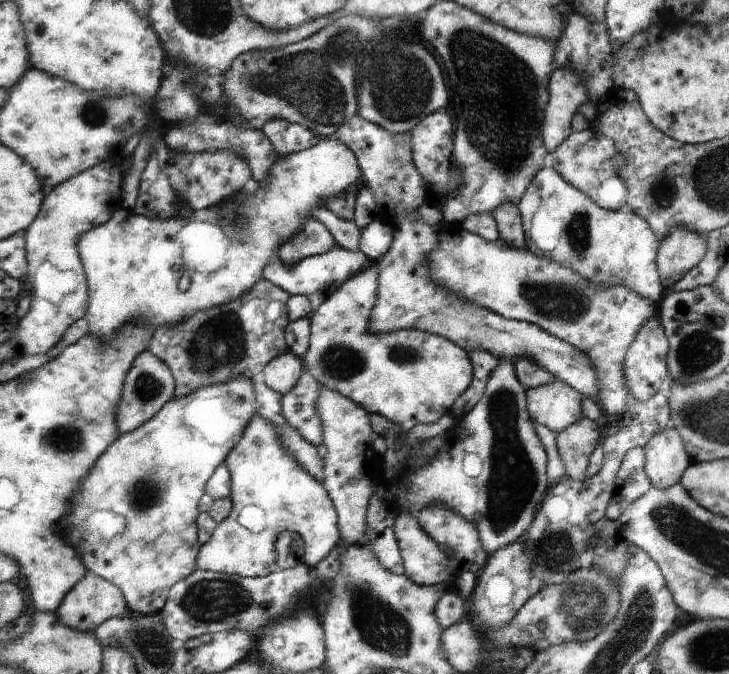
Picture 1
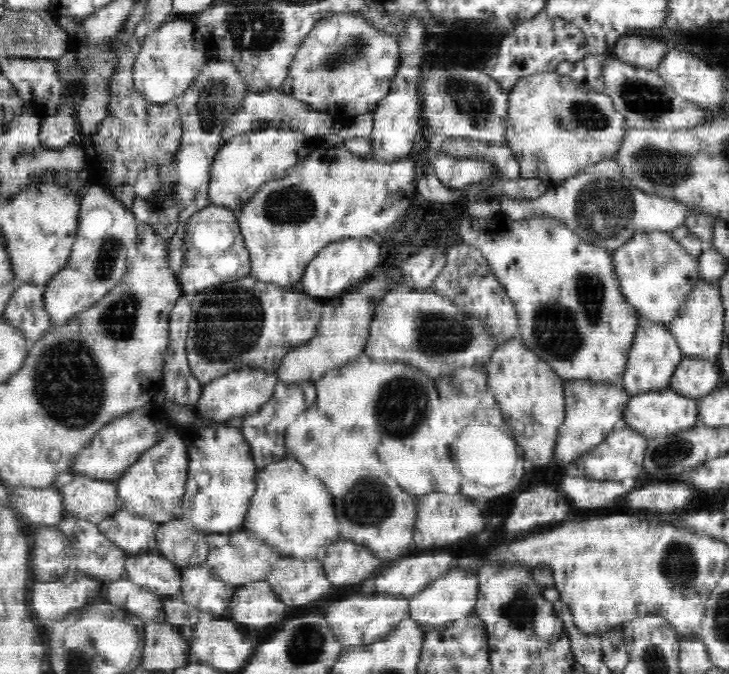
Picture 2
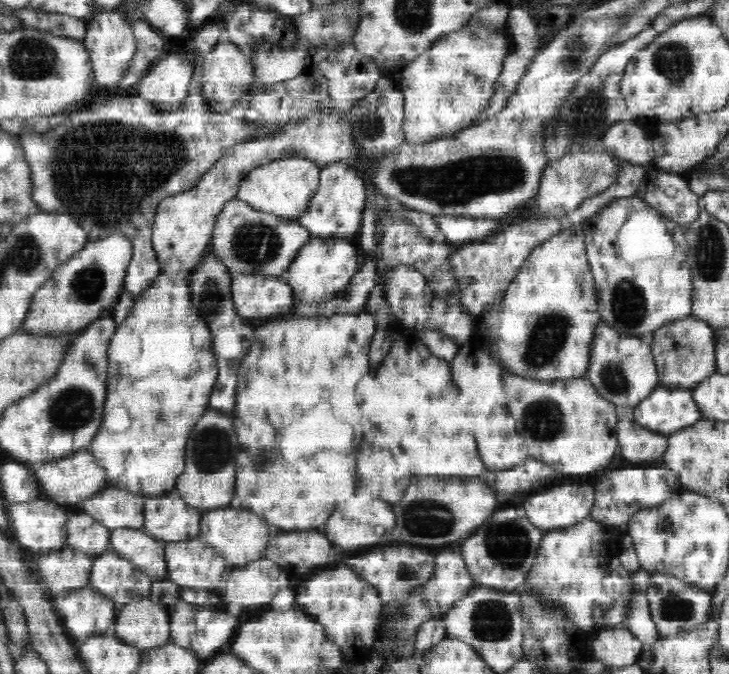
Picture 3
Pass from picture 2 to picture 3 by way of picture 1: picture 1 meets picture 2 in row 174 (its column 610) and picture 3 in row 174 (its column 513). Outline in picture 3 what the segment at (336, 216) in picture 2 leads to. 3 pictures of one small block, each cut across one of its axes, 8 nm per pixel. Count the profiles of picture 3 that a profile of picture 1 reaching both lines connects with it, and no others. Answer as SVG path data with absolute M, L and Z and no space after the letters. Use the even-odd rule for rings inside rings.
M290 156L284 159L272 160L267 164L254 168L239 184L237 200L246 202L258 211L274 213L274 215L299 216L310 204L315 190L319 187L319 173L321 168L312 160L298 156Z

